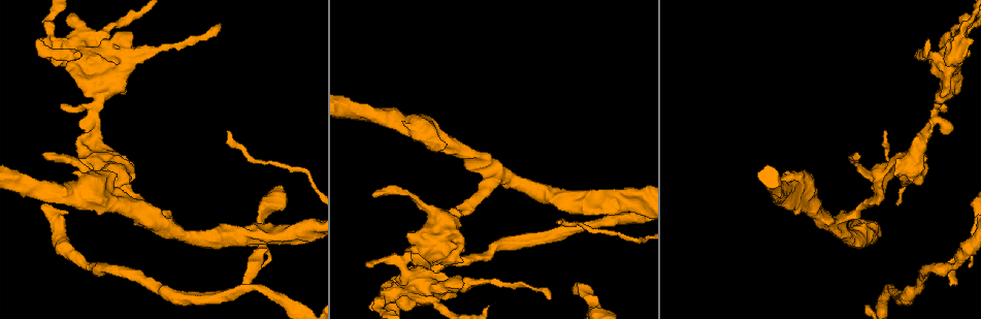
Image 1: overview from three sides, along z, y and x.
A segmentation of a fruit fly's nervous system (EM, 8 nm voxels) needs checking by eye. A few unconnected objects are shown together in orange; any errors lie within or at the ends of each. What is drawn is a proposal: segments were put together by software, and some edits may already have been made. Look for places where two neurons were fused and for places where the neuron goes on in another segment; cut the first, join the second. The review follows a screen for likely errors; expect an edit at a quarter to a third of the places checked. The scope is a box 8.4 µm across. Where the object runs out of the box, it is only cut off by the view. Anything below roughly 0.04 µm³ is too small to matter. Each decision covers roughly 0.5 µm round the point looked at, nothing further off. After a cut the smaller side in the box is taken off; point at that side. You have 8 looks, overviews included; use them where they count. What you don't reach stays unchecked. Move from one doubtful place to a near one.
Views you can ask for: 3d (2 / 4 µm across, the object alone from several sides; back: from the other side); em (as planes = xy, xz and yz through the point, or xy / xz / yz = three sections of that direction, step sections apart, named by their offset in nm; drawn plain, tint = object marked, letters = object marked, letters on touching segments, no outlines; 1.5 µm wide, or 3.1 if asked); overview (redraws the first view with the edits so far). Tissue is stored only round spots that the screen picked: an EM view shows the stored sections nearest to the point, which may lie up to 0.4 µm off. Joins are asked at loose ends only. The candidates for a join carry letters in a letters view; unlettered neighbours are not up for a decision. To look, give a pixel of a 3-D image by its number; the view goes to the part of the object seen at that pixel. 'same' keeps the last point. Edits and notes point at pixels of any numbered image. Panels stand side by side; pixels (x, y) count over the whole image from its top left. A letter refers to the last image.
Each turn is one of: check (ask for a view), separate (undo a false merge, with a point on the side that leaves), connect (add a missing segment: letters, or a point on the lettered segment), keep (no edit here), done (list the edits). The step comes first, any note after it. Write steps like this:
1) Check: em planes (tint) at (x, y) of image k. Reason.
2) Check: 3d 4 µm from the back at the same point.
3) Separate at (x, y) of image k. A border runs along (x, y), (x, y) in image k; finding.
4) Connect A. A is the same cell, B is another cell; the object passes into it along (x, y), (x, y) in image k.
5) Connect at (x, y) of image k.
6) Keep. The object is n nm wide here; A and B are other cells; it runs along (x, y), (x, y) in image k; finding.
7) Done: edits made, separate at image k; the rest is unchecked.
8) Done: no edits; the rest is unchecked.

Check: em xy step 4 (letters) at (929, 40) of image 1. An open end.

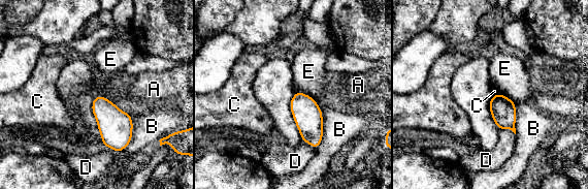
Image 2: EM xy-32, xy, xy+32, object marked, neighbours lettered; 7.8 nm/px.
Check: em planes (letters) at the same point.

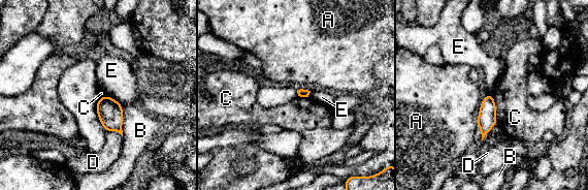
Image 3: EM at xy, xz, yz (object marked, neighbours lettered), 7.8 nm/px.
Keep. A, B, C, D and E are other cells; a border runs along (491, 94), (496, 109), (497, 123) in image 3; none of them fits.

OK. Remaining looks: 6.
Check: 3d 2 µm at (92, 134) of image 1.

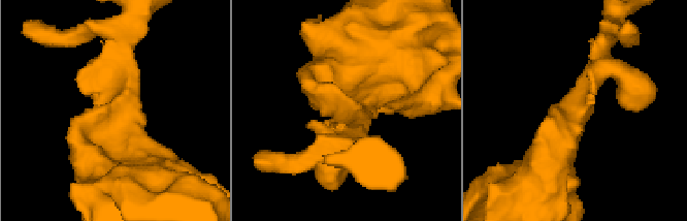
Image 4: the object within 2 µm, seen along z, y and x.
Check: em planes (letters) at (581, 111) of image 4.

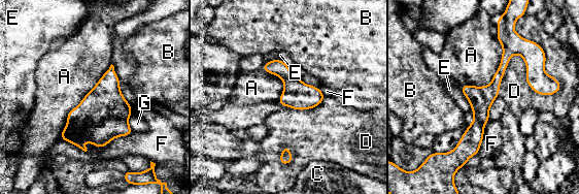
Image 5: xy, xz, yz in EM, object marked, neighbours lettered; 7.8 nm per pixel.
Keep. The object is 190 nm wide here; A, B, C, D, E, F and G are other cells; it runs along (547, 91), (533, 63), (512, 52), (457, 149) in image 5; all the same neuron.

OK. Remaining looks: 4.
Check: em planes (letters) at (571, 287) of image 1.

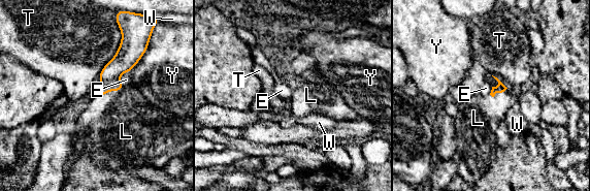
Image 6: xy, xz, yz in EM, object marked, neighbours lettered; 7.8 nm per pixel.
Connect L. L is the same cell, E, T, W and Y are other cells; the neuron continues.

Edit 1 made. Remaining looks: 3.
Done: edits made, connect at image 6; the rest is unchecked.

